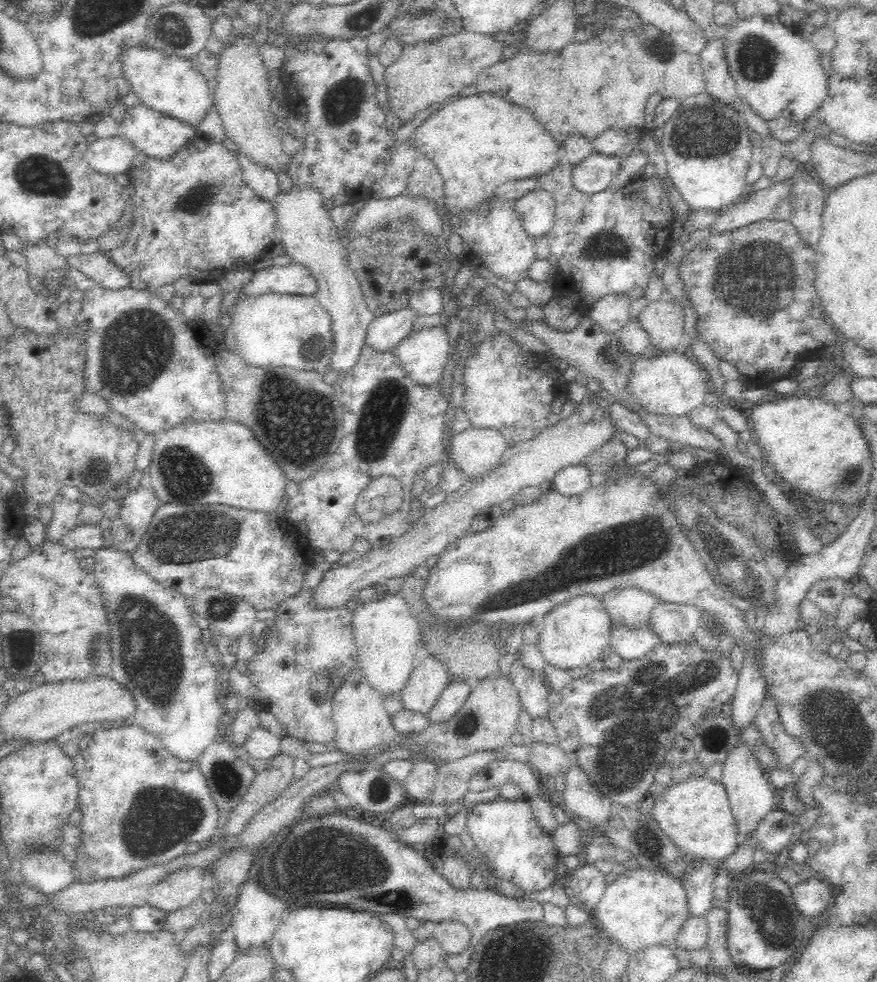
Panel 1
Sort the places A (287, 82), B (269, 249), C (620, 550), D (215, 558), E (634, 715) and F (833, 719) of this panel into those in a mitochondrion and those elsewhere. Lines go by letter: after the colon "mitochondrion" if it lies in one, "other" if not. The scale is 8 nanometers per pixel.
A: other
B: other
C: mitochondrion
D: mitochondrion
E: mitochondrion
F: mitochondrion

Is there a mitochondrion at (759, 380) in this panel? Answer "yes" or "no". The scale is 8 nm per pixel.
no

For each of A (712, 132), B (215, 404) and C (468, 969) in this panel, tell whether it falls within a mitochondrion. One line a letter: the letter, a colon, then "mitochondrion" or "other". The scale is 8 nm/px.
A: mitochondrion
B: other
C: other

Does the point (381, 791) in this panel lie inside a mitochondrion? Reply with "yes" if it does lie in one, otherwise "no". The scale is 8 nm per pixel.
yes

